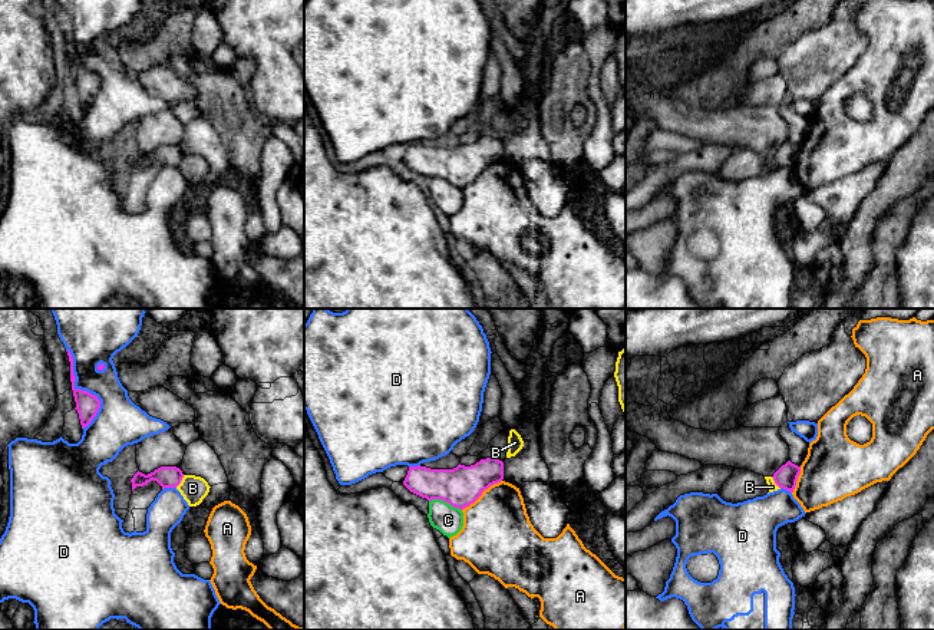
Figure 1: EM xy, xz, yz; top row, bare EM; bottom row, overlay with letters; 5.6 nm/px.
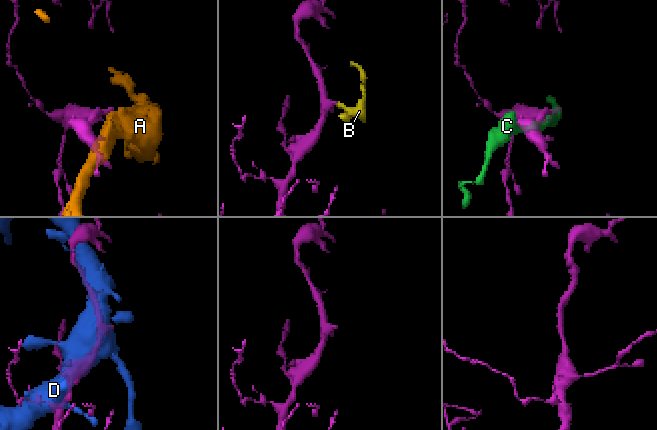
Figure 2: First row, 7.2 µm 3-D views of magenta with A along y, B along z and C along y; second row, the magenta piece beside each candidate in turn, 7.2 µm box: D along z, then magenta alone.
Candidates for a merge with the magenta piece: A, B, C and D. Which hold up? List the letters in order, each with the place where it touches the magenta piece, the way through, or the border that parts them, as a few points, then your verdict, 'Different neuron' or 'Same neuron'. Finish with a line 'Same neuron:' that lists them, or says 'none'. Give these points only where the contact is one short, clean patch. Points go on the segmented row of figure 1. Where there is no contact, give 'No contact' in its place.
A: Touches magenta at xz (481, 494). Different neuron
B: Touches magenta at xy (181, 480). Boundary: xy (184, 475), (175, 487). Different neuron
C: Touches magenta at xz (445, 501). Different neuron
D: Touches magenta at xy (82, 391). Different neuron
Same neuron: none

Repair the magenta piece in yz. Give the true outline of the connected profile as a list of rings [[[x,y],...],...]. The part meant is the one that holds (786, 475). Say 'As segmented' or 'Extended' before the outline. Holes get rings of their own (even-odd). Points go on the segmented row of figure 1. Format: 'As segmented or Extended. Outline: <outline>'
As segmented. Outline: [[[788,461],[773,474],[772,478],[779,488],[793,492],[799,474],[801,466]]]

